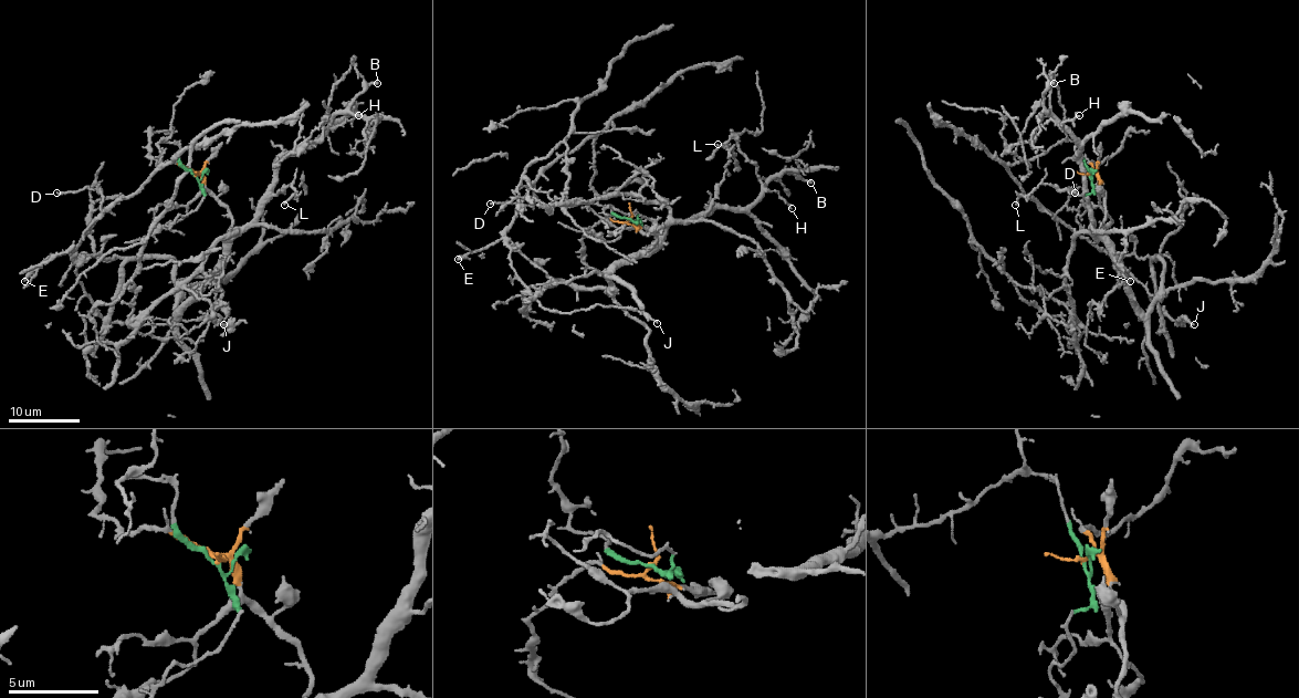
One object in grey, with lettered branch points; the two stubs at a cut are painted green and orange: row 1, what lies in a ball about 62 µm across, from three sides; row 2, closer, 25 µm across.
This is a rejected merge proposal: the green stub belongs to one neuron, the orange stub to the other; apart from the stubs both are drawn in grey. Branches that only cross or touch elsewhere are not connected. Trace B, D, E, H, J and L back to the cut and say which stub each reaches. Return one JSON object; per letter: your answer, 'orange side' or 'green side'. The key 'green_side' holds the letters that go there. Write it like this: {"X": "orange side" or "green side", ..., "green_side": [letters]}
{"B": "orange side", "D": "green side", "E": "green side", "H": "orange side", "J": "green side", "L": "orange side", "green_side": ["D", "E", "J"]}

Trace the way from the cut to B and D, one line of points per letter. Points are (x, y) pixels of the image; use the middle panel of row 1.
B: (628, 218), (645, 232), (660, 235), (668, 228), (699, 214), (748, 206), (781, 173), (795, 173), (812, 183)
D: (628, 218), (598, 202), (590, 181), (590, 137), (554, 162), (534, 183), (536, 197), (528, 205), (490, 205)

